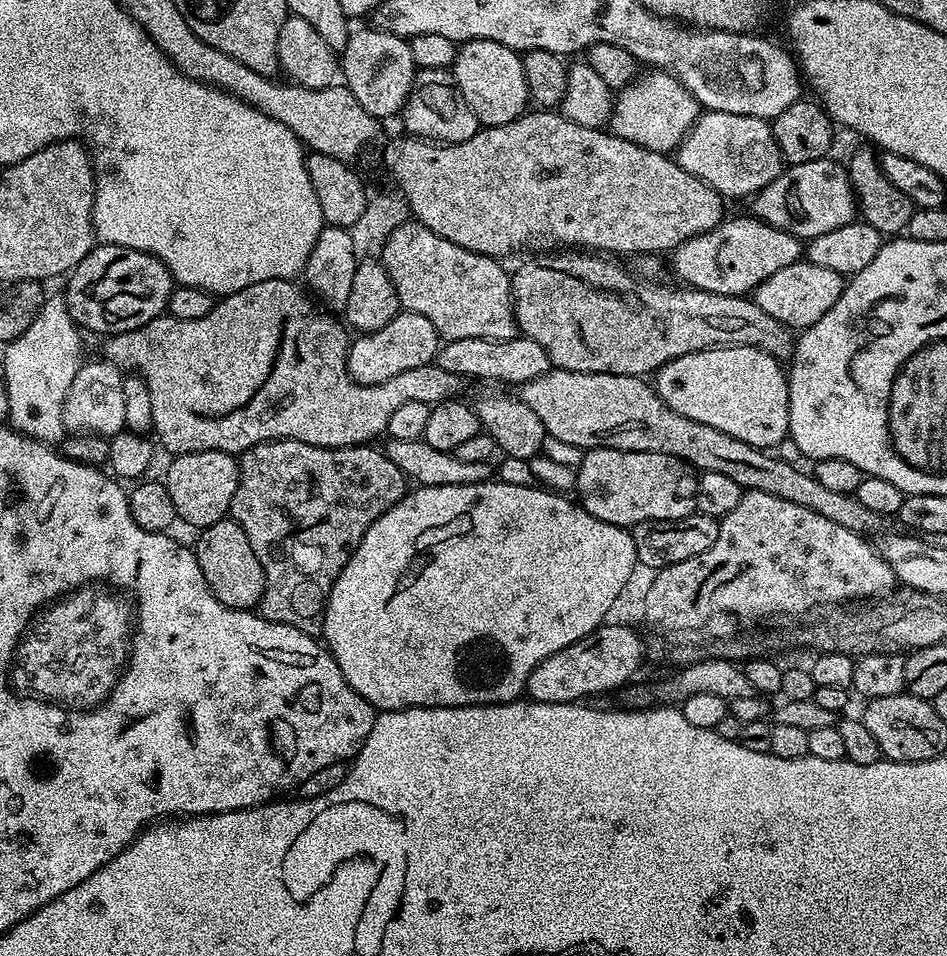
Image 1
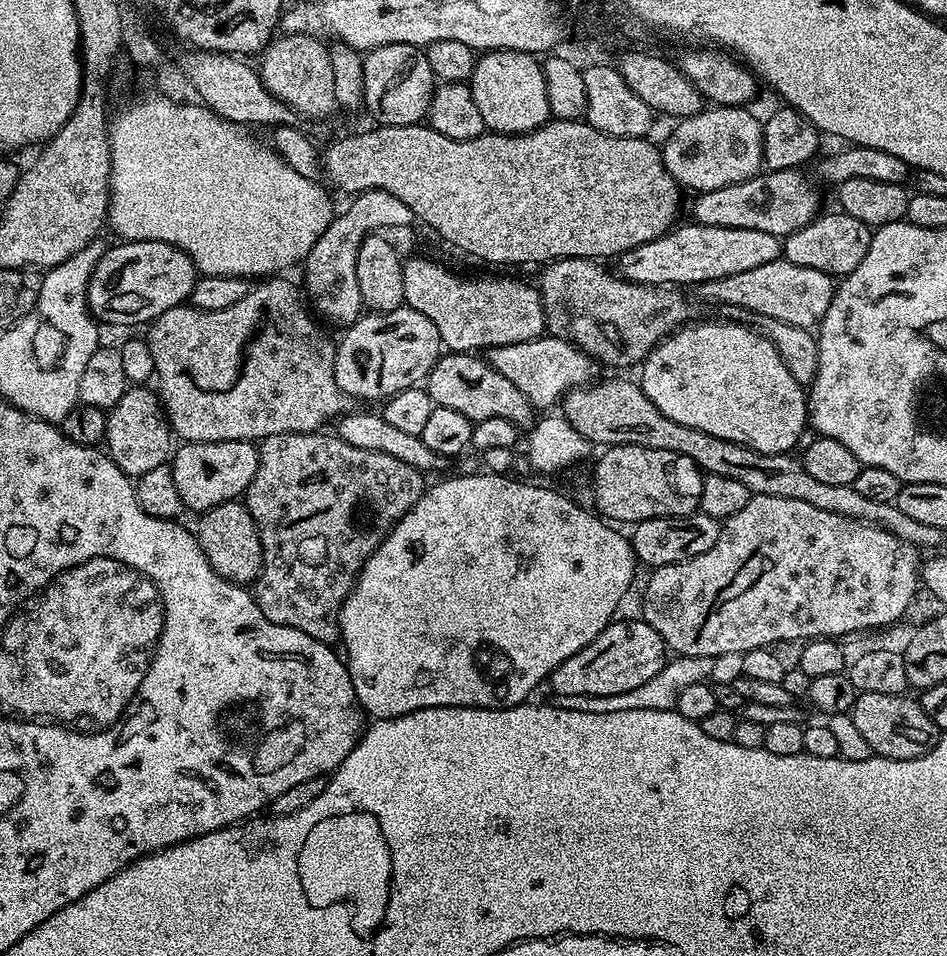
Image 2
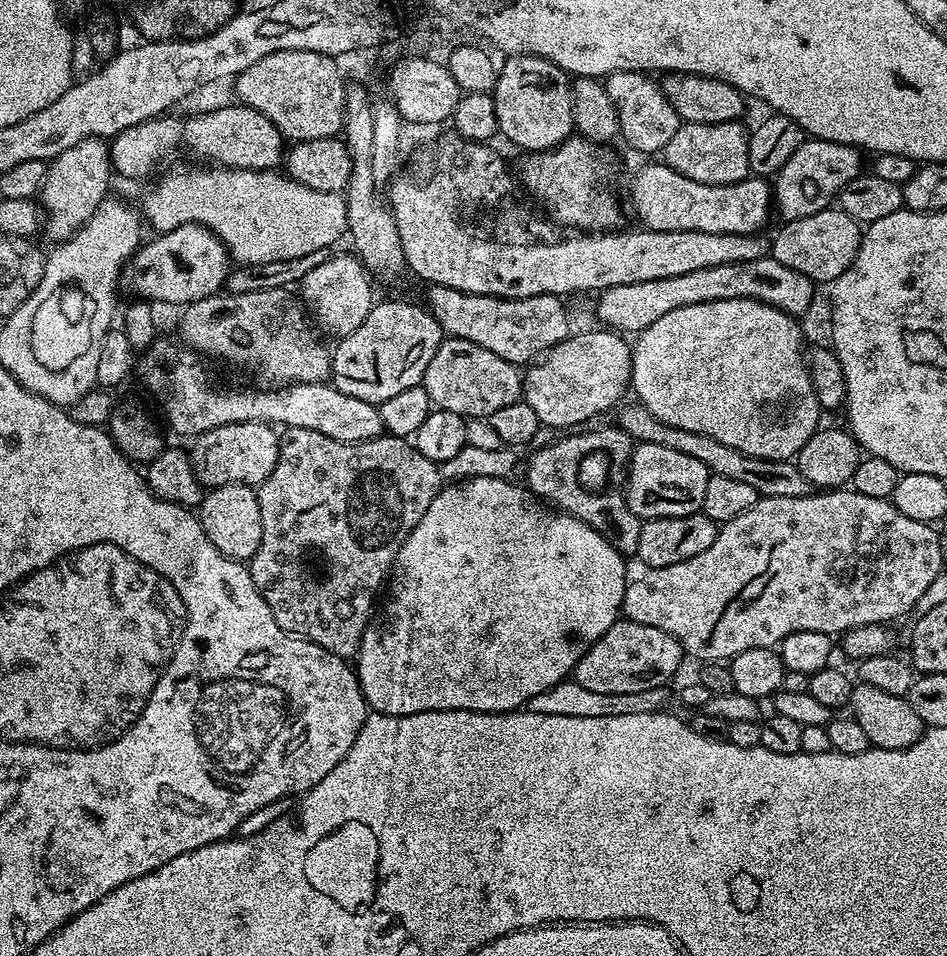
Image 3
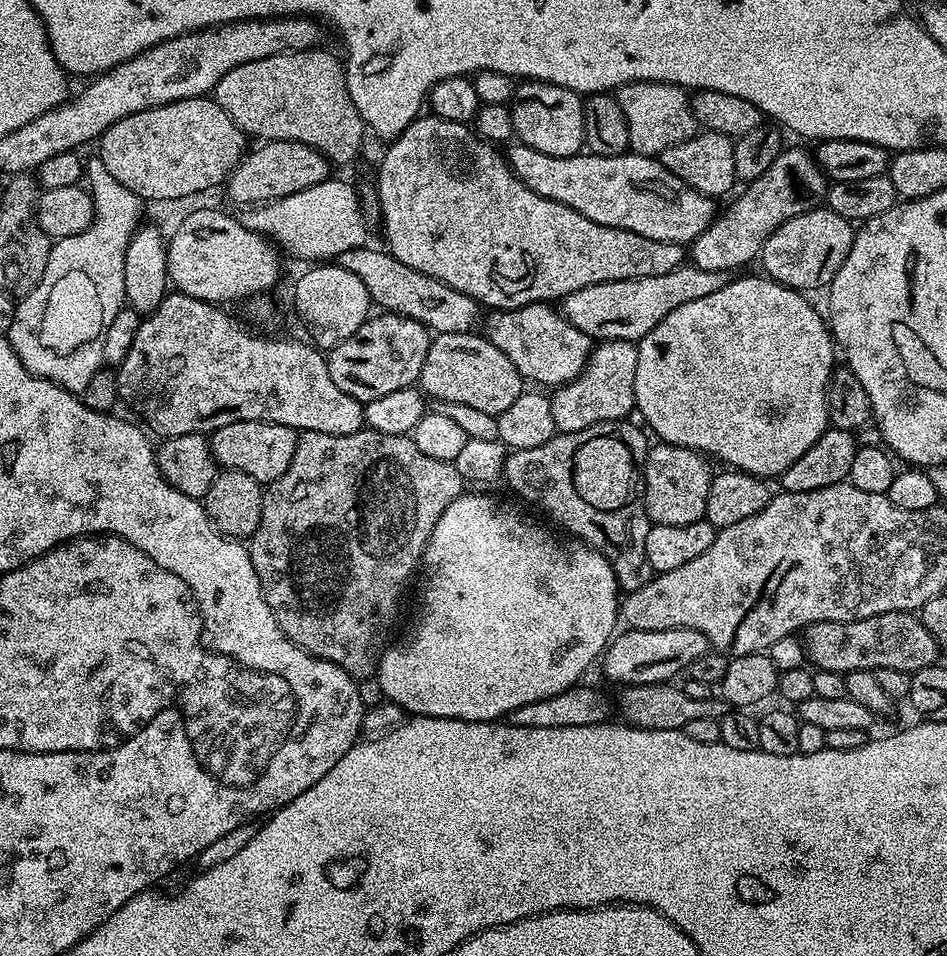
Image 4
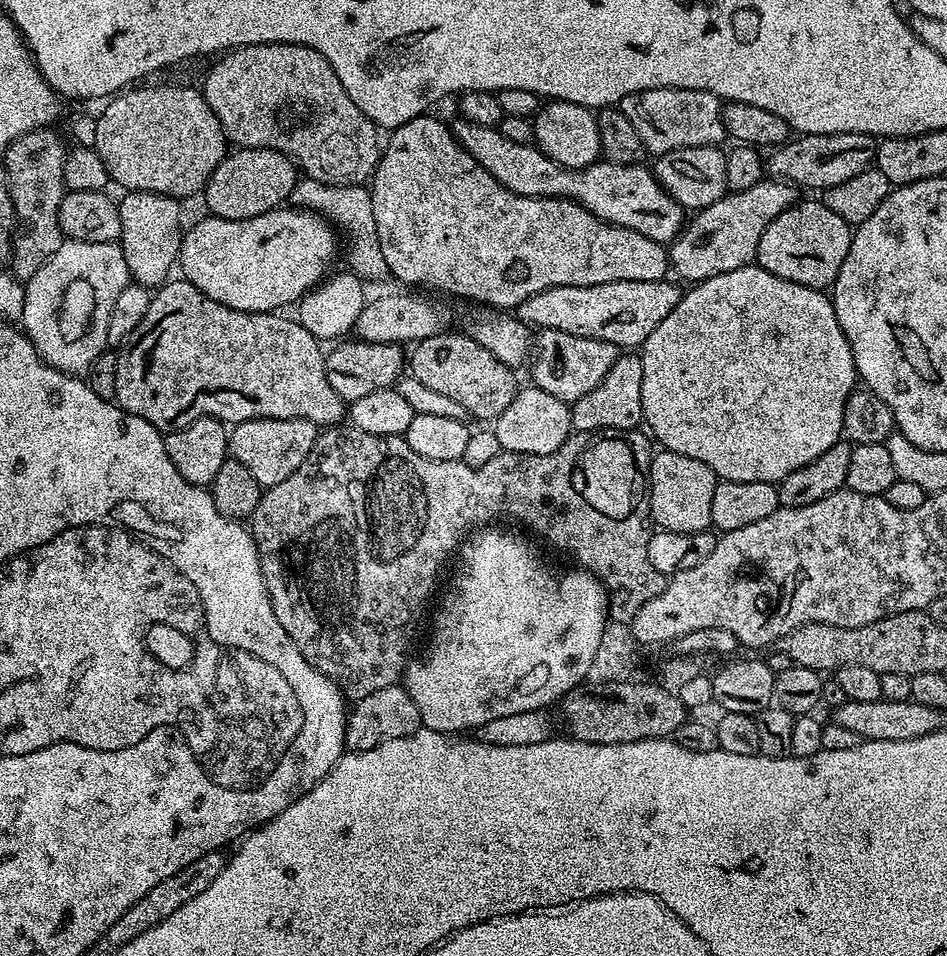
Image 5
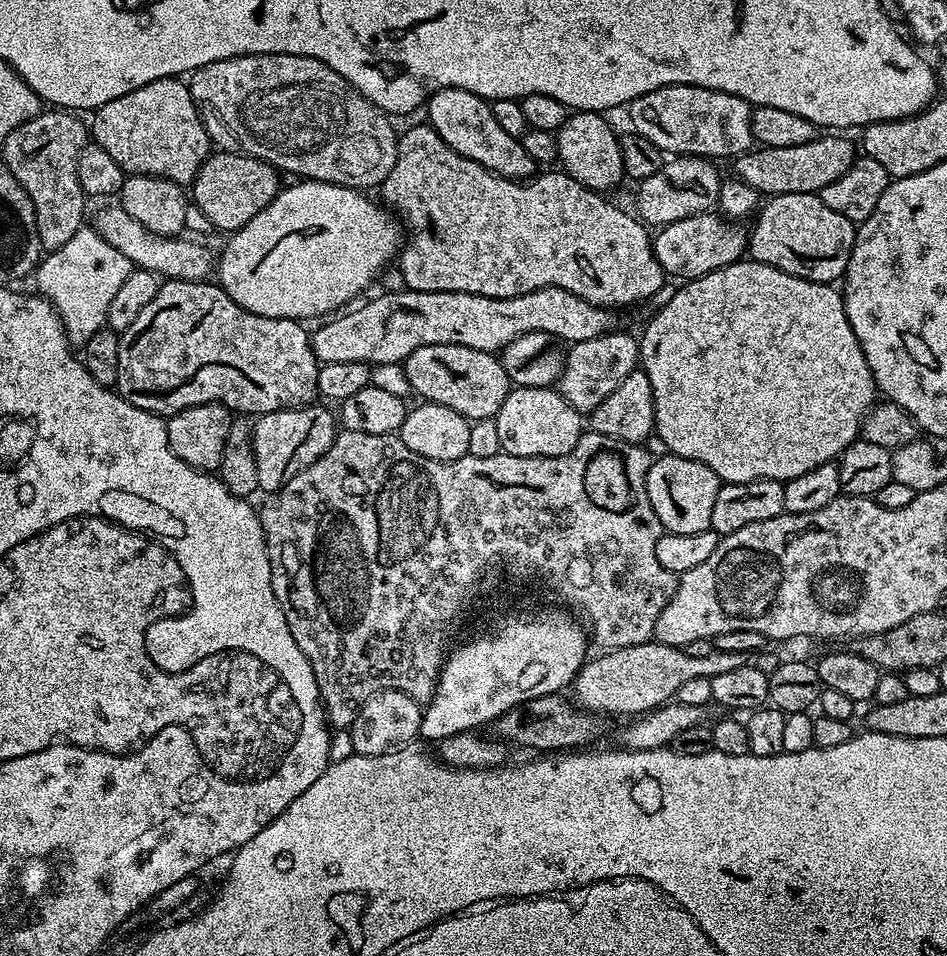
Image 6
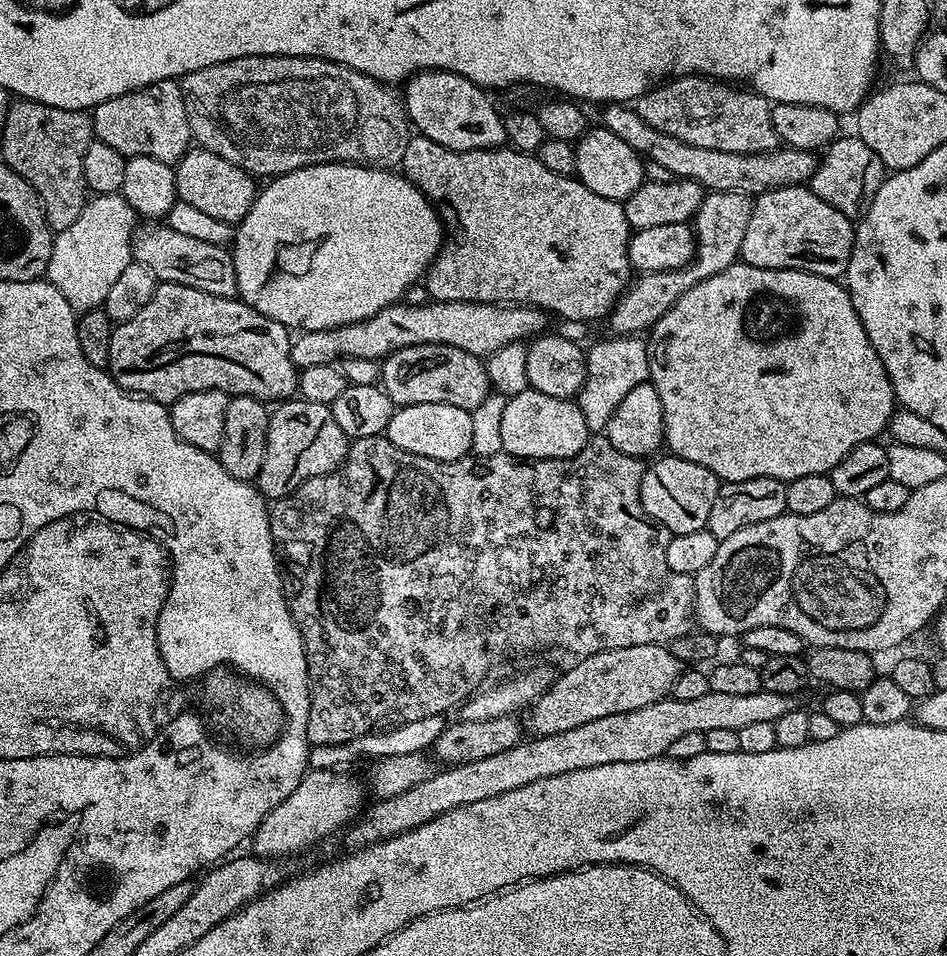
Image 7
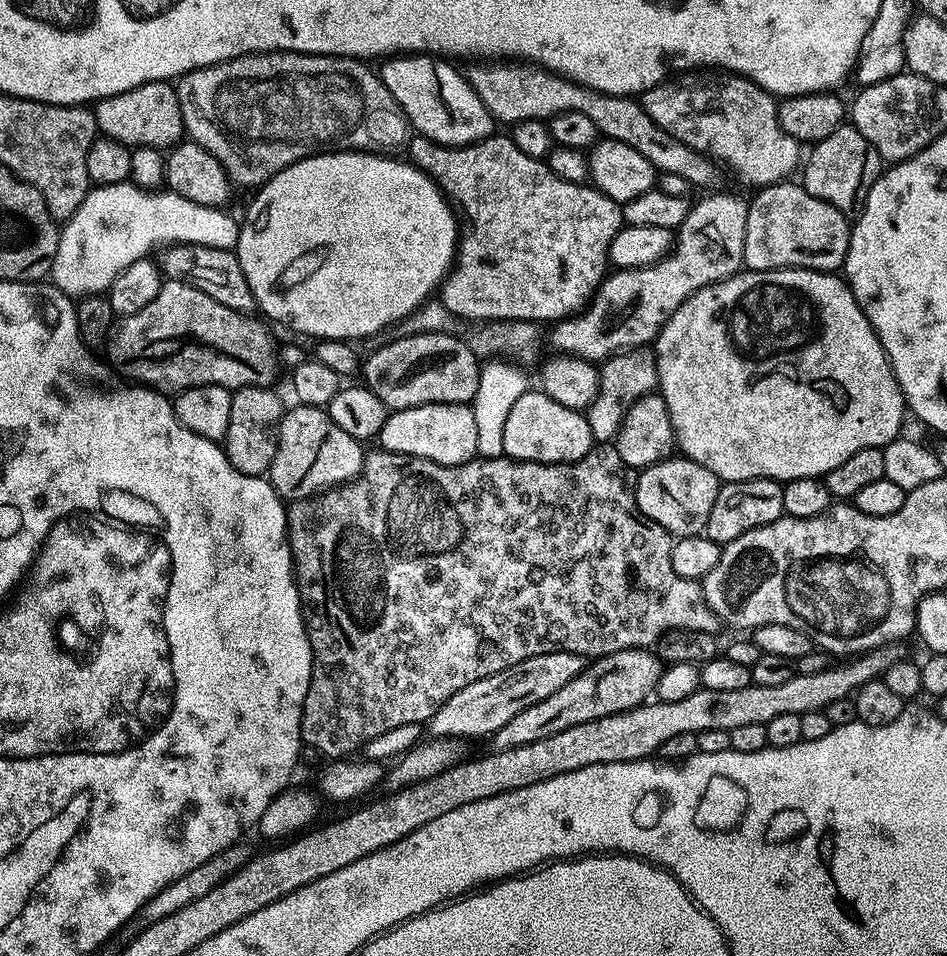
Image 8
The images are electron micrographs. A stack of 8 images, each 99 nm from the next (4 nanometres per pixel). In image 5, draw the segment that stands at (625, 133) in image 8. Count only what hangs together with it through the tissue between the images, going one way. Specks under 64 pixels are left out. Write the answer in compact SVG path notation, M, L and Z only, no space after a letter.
M861 132L850 134L800 134L780 145L767 157L766 172L769 177L787 180L797 189L817 188L823 190L830 186L839 186L841 182L862 174L862 170L873 167L876 159L877 137Z

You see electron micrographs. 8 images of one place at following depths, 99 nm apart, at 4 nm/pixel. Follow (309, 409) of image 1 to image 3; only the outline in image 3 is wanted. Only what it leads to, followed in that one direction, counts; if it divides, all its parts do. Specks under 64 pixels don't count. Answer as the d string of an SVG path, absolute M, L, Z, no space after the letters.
M275 288L274 290L254 290L254 294L207 296L187 305L181 311L184 313L180 316L180 336L188 343L189 349L205 357L213 356L214 359L225 360L226 363L233 364L244 372L253 372L264 383L261 385L323 384L332 375L332 357L329 349L324 349L323 342L312 333L313 325L301 301L295 296L296 301L292 294L287 288Z

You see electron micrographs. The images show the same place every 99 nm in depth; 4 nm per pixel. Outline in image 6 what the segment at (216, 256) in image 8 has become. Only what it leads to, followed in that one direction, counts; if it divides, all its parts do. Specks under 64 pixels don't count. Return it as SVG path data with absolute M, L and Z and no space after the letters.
M112 202L109 208L104 208L93 220L90 220L91 227L118 254L122 254L128 259L129 265L136 268L144 268L148 272L155 272L161 278L169 280L202 280L207 281L208 276L208 248L204 244L199 244L199 239L188 238L184 240L183 235L178 236L155 236L136 218L126 214L126 210L120 207L119 203Z

